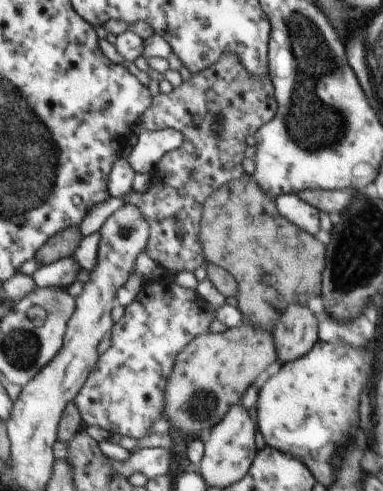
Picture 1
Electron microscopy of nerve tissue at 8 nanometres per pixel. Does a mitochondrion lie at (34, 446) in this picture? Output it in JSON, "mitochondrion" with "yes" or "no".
{"mitochondrion":"no"}

